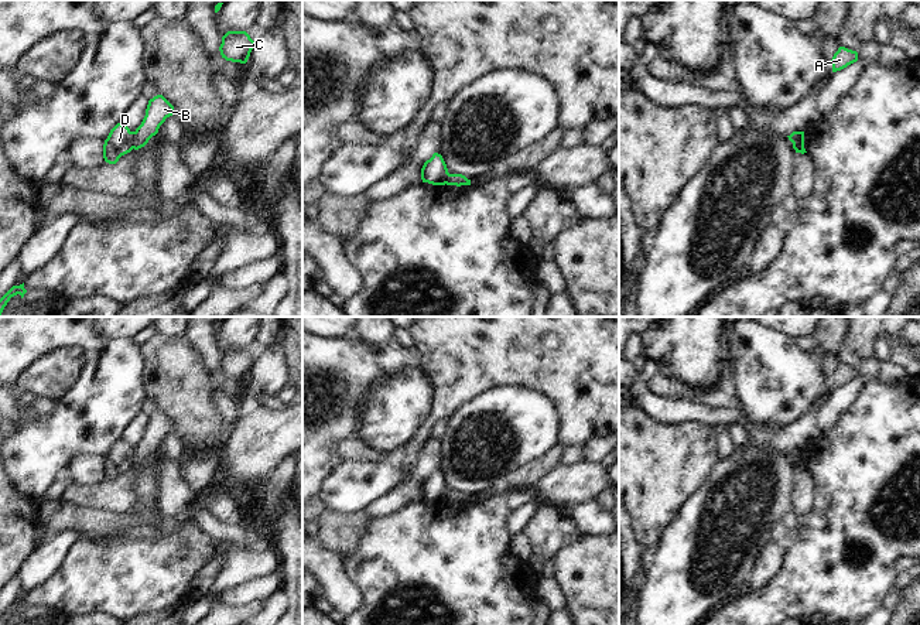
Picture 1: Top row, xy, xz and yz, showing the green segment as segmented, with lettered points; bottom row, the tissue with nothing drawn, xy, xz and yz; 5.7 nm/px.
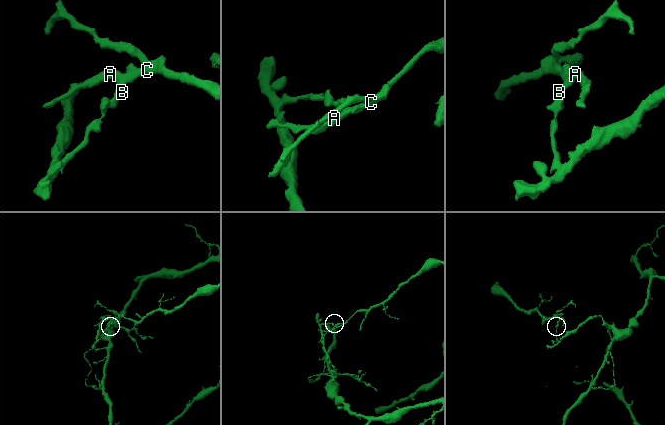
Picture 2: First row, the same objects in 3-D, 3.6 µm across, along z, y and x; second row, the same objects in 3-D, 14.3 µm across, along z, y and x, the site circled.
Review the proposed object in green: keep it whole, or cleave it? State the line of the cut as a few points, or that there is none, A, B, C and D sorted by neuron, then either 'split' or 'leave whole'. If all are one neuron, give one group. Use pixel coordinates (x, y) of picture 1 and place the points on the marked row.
cut xy (133, 132), (132, 147); groups A B C / D; split

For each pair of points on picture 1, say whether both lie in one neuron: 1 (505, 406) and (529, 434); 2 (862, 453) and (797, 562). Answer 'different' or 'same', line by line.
1: same
2: same

